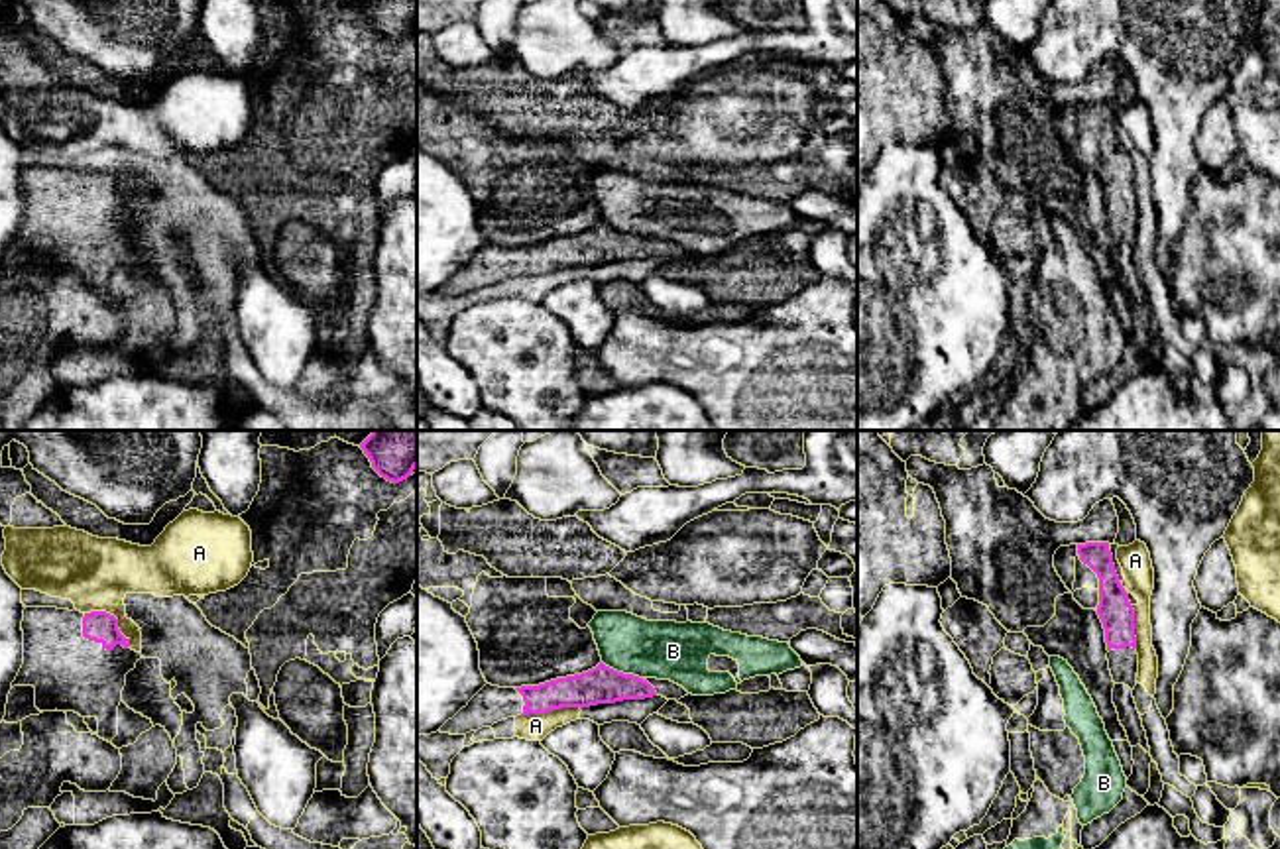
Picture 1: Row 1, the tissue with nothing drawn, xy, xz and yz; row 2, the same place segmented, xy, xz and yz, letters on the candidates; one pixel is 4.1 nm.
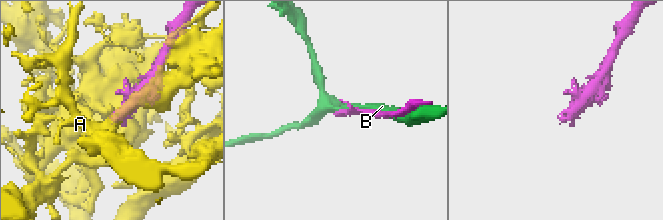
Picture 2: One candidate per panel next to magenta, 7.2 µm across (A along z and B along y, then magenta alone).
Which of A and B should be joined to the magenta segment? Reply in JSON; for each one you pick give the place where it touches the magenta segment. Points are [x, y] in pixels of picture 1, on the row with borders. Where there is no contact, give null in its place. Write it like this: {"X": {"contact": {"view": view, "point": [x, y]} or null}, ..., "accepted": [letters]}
{"accepted": []}

